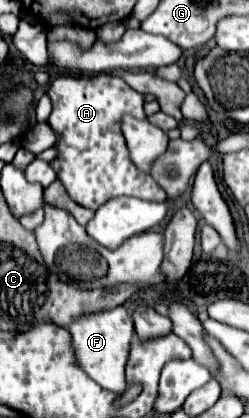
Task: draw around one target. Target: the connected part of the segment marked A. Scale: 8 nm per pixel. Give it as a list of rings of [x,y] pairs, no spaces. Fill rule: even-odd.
[[[100,73],[96,77],[58,77],[50,85],[48,97],[52,101],[48,123],[60,135],[56,145],[60,157],[52,161],[52,167],[76,203],[96,211],[108,199],[120,195],[148,201],[166,199],[166,193],[156,185],[156,181],[148,173],[136,169],[120,131],[120,119],[124,113],[144,117],[144,95],[136,93],[122,77]]]

